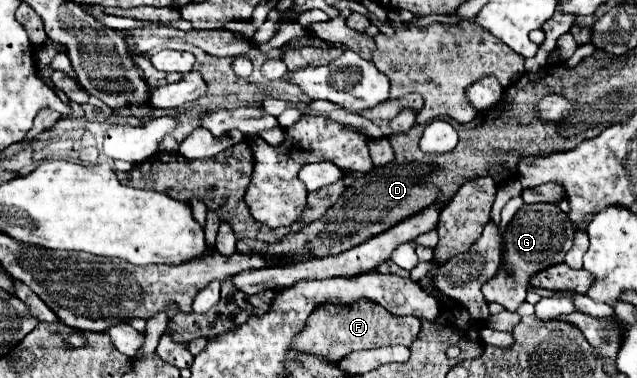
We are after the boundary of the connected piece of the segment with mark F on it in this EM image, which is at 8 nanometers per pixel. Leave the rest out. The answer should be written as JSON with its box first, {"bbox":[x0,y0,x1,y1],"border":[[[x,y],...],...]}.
{"bbox":[290,300,418,362],"border":[[[356,300],[350,306],[336,306],[336,304],[316,306],[310,318],[306,320],[302,332],[298,332],[294,342],[290,342],[290,350],[294,350],[296,354],[322,356],[328,362],[338,362],[354,350],[372,350],[392,344],[410,346],[416,336],[418,336],[418,318],[394,316],[376,302]]]}

